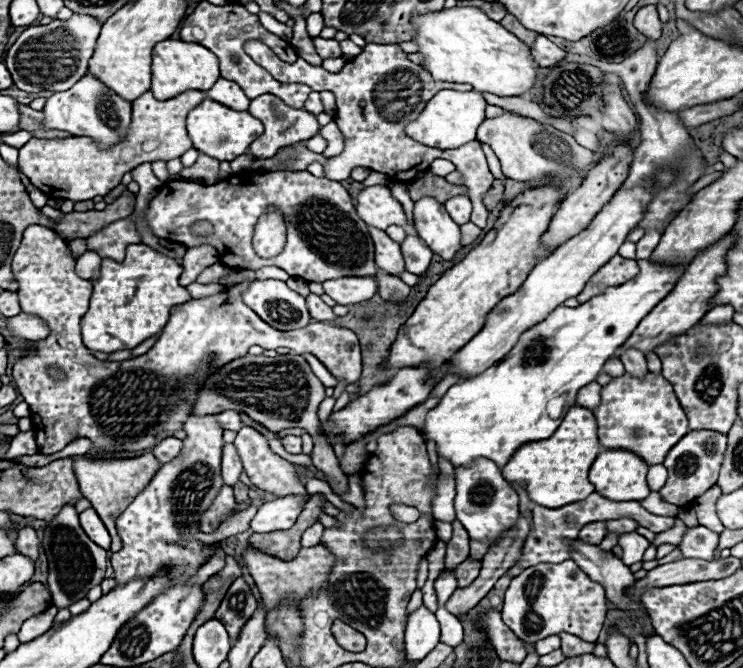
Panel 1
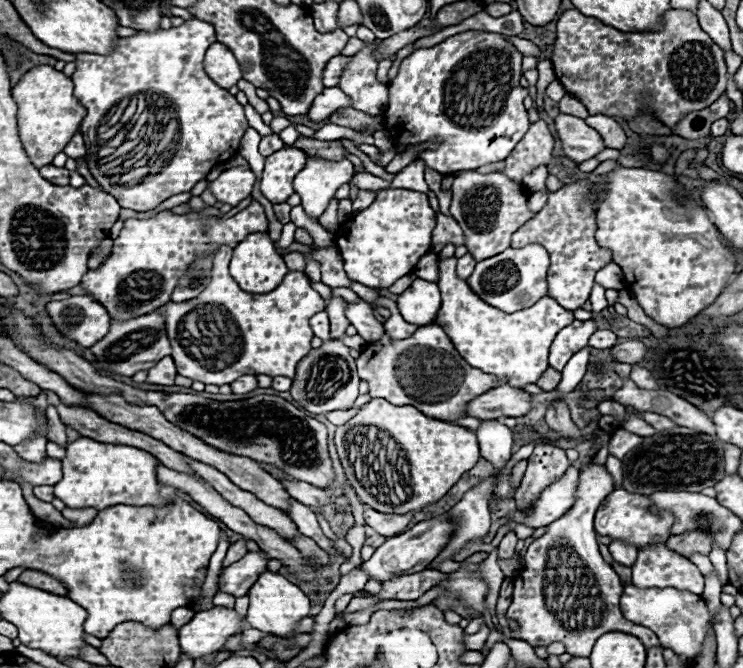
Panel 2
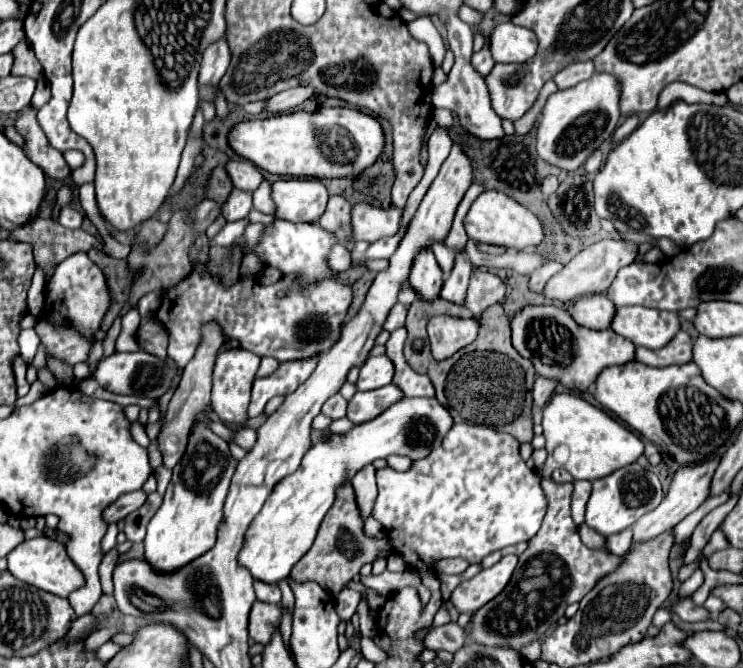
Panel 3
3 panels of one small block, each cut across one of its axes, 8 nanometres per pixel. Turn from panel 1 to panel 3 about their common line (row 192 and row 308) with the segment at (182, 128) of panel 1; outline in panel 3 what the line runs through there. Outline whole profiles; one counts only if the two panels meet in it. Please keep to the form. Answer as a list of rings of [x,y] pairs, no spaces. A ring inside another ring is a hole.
[[[76,252],[64,262],[56,266],[56,272],[52,280],[46,284],[46,304],[44,304],[44,316],[52,322],[62,322],[78,328],[82,336],[92,340],[92,332],[100,328],[102,316],[106,314],[110,306],[110,294],[106,288],[106,278],[96,268],[96,264],[88,258],[86,252]],[[48,294],[58,294],[52,302],[48,302]]]

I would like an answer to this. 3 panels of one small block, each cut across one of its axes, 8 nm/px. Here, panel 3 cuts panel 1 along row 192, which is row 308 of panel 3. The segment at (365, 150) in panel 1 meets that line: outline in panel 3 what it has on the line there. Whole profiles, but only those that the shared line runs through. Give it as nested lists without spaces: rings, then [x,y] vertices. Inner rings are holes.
[[[474,270],[468,286],[468,296],[466,296],[466,306],[478,316],[482,314],[490,304],[496,304],[504,298],[504,282],[494,276],[492,272],[484,270]]]

